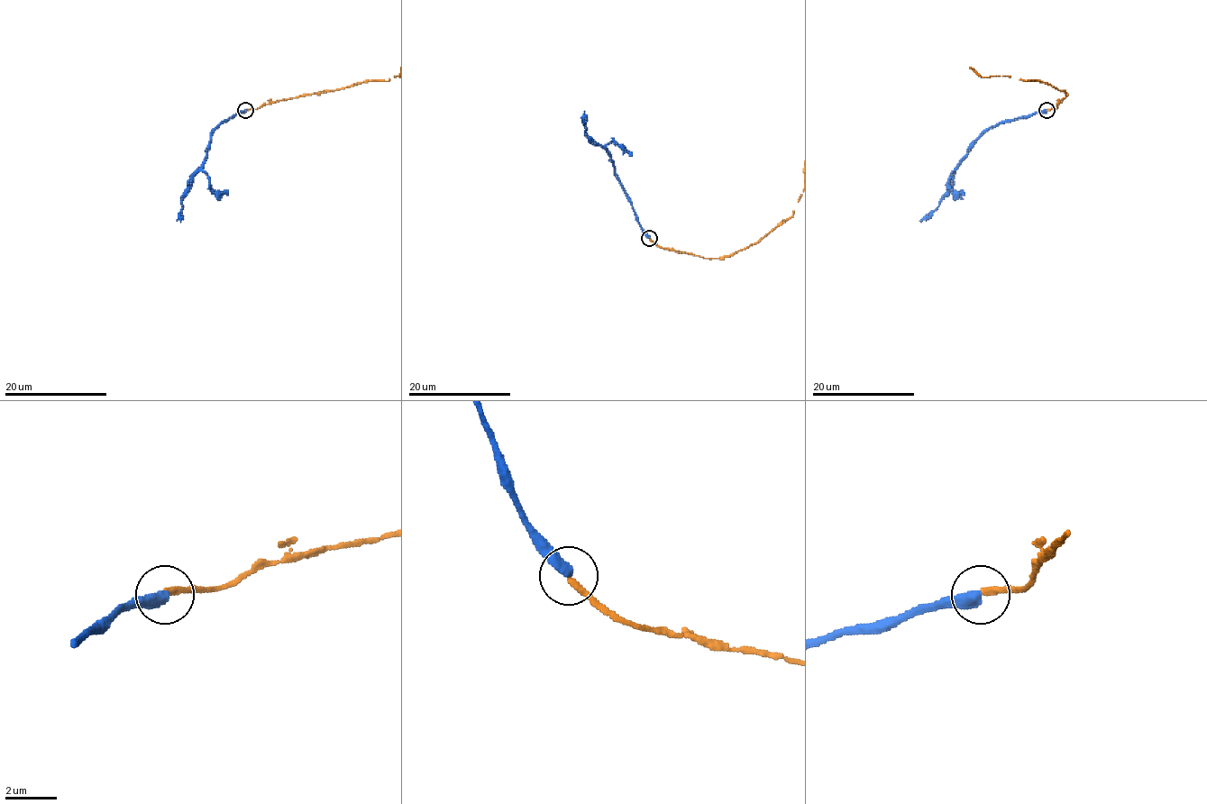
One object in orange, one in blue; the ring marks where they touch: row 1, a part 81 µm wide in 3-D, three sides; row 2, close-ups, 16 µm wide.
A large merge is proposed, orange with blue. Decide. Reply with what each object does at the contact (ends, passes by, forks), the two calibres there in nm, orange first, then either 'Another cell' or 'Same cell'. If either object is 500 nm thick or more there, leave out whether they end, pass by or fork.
At the ring orange ends. At the ring blue ends. Thickness 240 nm (orange) against 440 nm. Another cell

